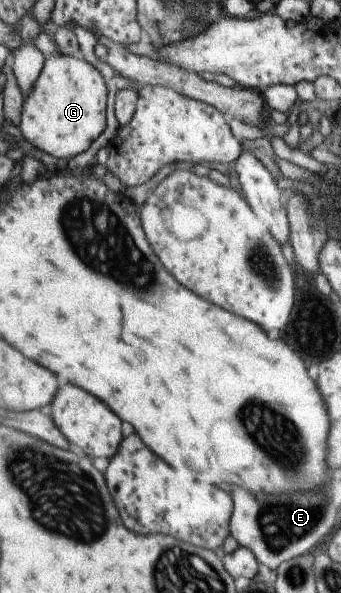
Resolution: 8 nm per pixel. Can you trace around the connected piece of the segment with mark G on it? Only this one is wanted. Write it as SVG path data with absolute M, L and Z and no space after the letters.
M59 54L49 58L45 62L34 89L23 103L21 122L19 123L19 127L22 129L22 138L40 151L53 157L63 157L65 160L89 151L91 145L103 135L103 131L107 127L107 105L109 105L107 90L109 87L109 83L105 83L105 77L101 75L101 71L80 55Z

